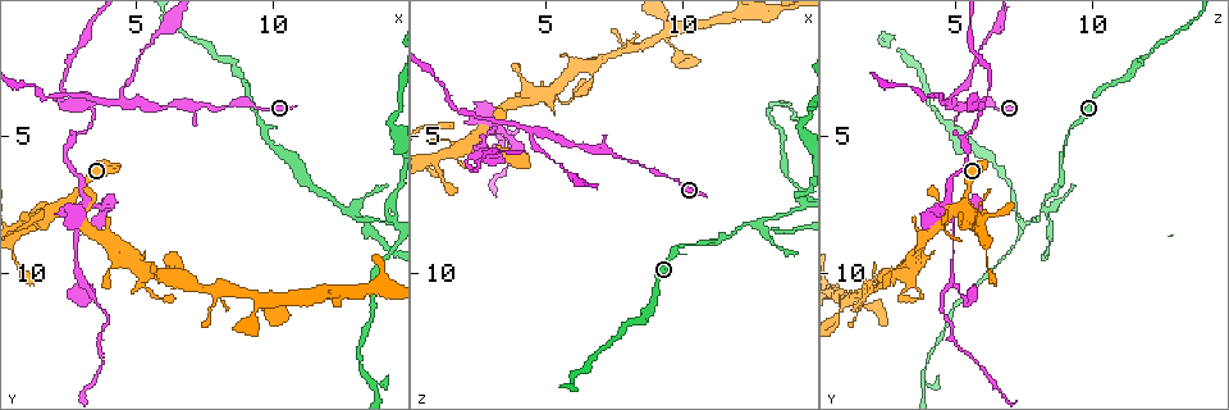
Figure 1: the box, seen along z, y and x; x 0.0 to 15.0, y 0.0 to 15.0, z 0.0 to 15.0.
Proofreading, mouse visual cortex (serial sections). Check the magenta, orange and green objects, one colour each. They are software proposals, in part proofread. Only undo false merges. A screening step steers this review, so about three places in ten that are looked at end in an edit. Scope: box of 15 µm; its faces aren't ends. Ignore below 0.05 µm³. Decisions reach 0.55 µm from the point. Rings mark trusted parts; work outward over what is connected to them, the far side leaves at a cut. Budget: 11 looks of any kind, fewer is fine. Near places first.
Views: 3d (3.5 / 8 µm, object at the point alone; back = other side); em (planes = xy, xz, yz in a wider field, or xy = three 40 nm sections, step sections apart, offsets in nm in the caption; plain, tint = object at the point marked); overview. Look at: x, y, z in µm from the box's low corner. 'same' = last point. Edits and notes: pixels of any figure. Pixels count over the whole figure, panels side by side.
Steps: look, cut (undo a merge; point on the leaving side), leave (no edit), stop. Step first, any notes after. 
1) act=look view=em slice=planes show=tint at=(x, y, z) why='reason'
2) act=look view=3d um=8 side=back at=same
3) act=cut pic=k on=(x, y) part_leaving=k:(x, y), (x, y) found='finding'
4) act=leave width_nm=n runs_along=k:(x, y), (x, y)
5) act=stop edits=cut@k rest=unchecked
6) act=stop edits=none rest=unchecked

act=look view=3d um=3.5 at=(12.7, 7.7, 8.2) why='two arms at a narrow angle'

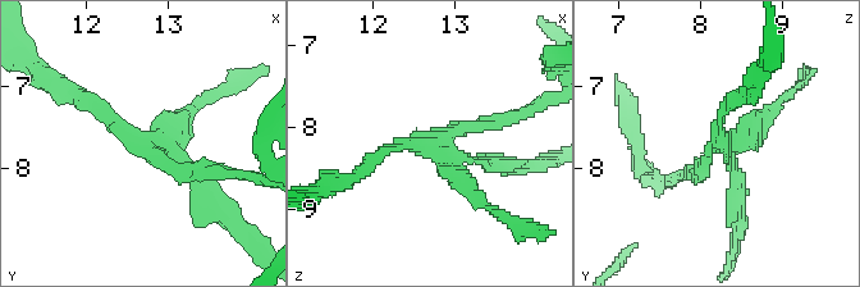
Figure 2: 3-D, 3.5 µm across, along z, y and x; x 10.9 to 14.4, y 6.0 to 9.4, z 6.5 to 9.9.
act=look view=em slice=xy step=2 show=tint at=(12.70, 7.65, 8.20) why='now the EM'

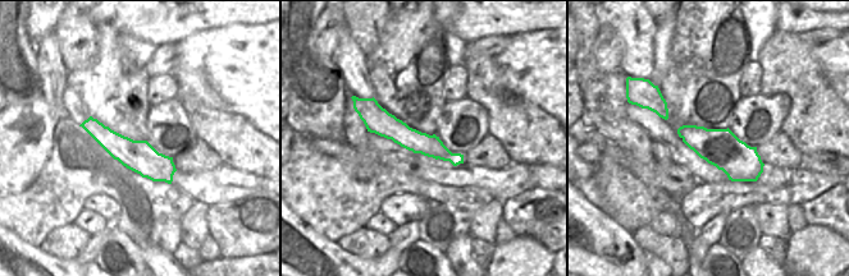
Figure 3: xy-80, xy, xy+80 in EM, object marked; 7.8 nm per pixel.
act=look view=em slice=xy step=5 show=tint at=same why='cut it another way'

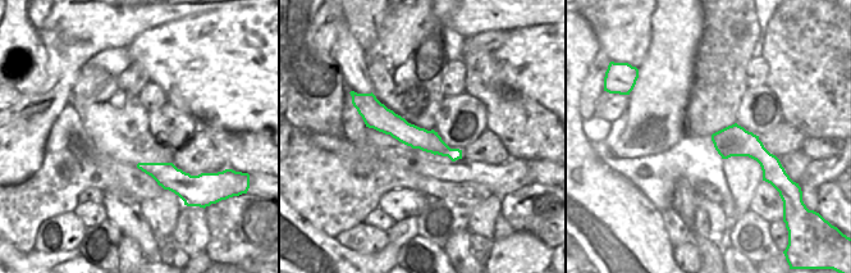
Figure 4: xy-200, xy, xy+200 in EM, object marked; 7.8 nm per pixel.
act=cut pic=2 on=(485, 159) found='a second cell is stuck on'

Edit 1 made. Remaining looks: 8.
act=look view=3d um=3.5 at=(14.4, 8.1, 7.6) why='abrupt turn'

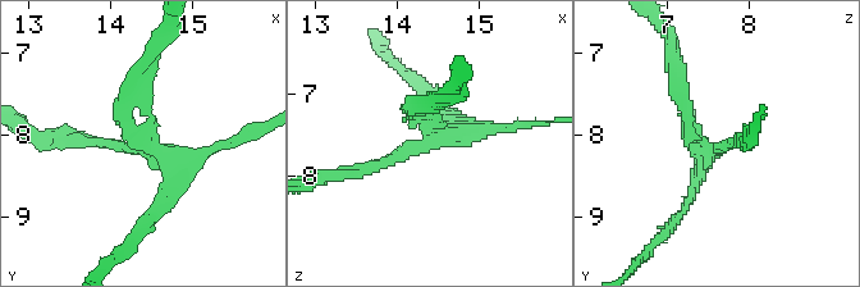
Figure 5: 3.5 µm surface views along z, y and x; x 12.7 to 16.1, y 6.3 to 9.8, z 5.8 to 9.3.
act=look view=em slice=planes show=tint at=(14.40, 8.20, 7.60) why='need the tissue'

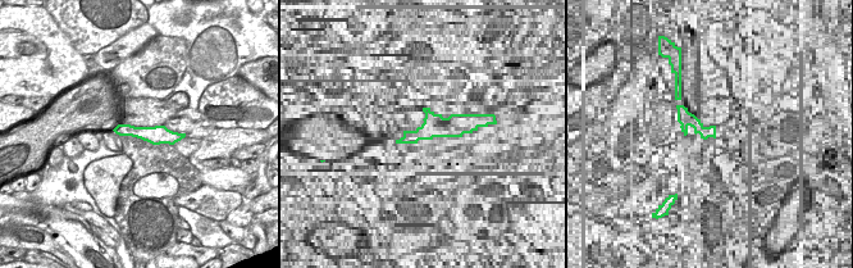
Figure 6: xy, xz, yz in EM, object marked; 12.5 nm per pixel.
act=cut pic=5 on=(145, 95) arms=3 arm_widths_nm=150,150,150 part_leaving=5:(149, 139), (126, 126), (126, 95), (160, 44) found='a second cell is stuck on'

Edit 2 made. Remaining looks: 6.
act=look view=overview

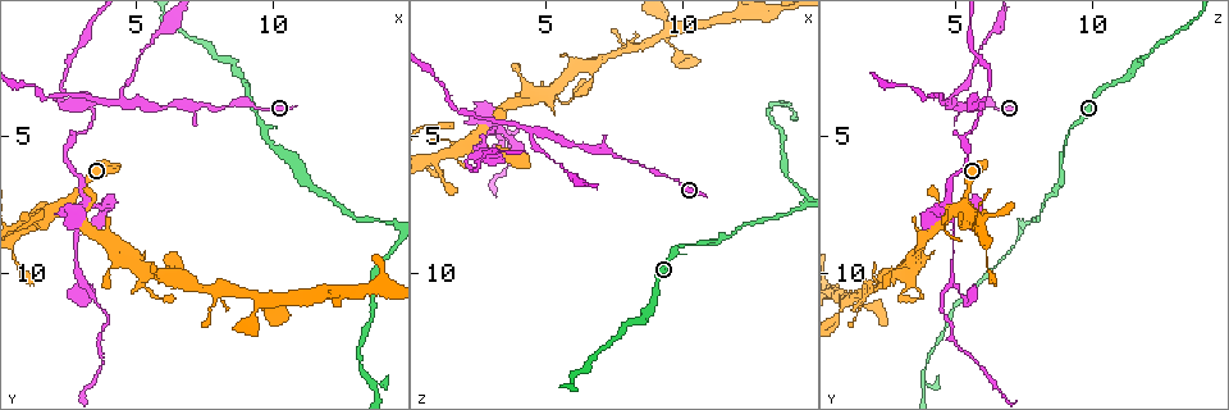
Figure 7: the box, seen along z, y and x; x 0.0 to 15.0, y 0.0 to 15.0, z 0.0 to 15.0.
act=look view=3d um=3.5 at=(4.5, 9.4, 3.5) why='three-way junction'

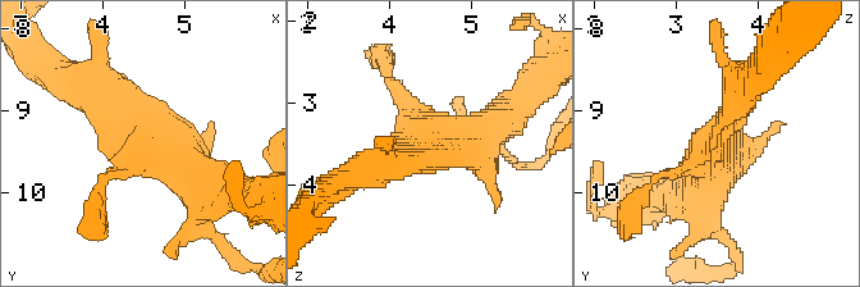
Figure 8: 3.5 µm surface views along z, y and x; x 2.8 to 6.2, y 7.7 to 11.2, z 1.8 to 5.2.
act=look view=em slice=xy step=3 show=tint at=(4.60, 9.35, 3.55) why='shape alone is not enough'

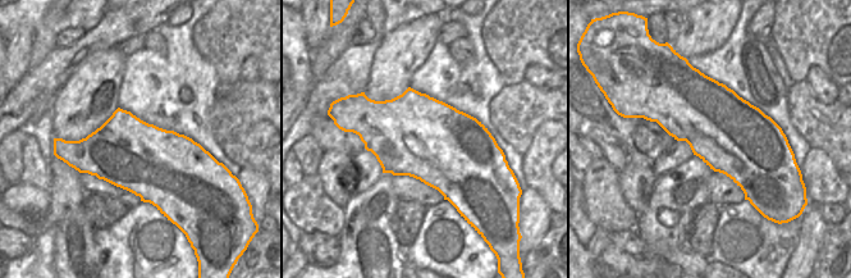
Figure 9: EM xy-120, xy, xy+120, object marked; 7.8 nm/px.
act=leave runs_along=8:(87, 86), (213, 192) found='all the same cell'

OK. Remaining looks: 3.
act=look view=3d um=3.5 at=(9.3, 10.9, 1.2) why='sharp bend'

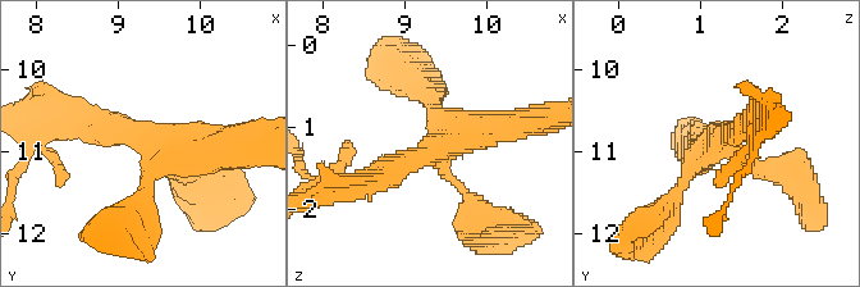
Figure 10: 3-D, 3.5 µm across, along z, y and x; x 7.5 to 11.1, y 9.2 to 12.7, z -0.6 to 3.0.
act=look view=em slice=xy step=1 show=tint at=(9.35, 10.90, 1.30) why='need the tissue'

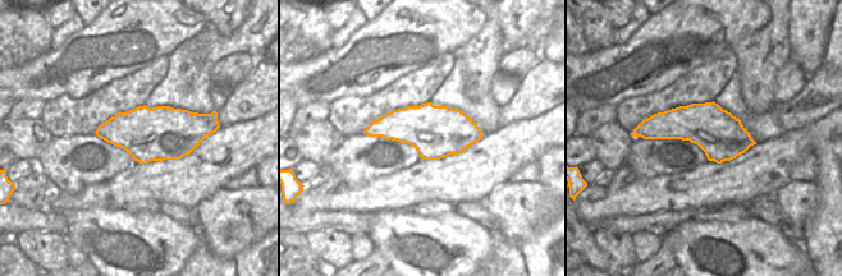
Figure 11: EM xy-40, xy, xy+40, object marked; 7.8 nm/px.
act=leave arm_widths_nm=150,200,300,350 runs_along=10:(357, 187), (472, 128), (511, 124) found='continuous, no second cell'

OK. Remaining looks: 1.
act=stop edits=cut@2,cut@5 rest=unchecked

